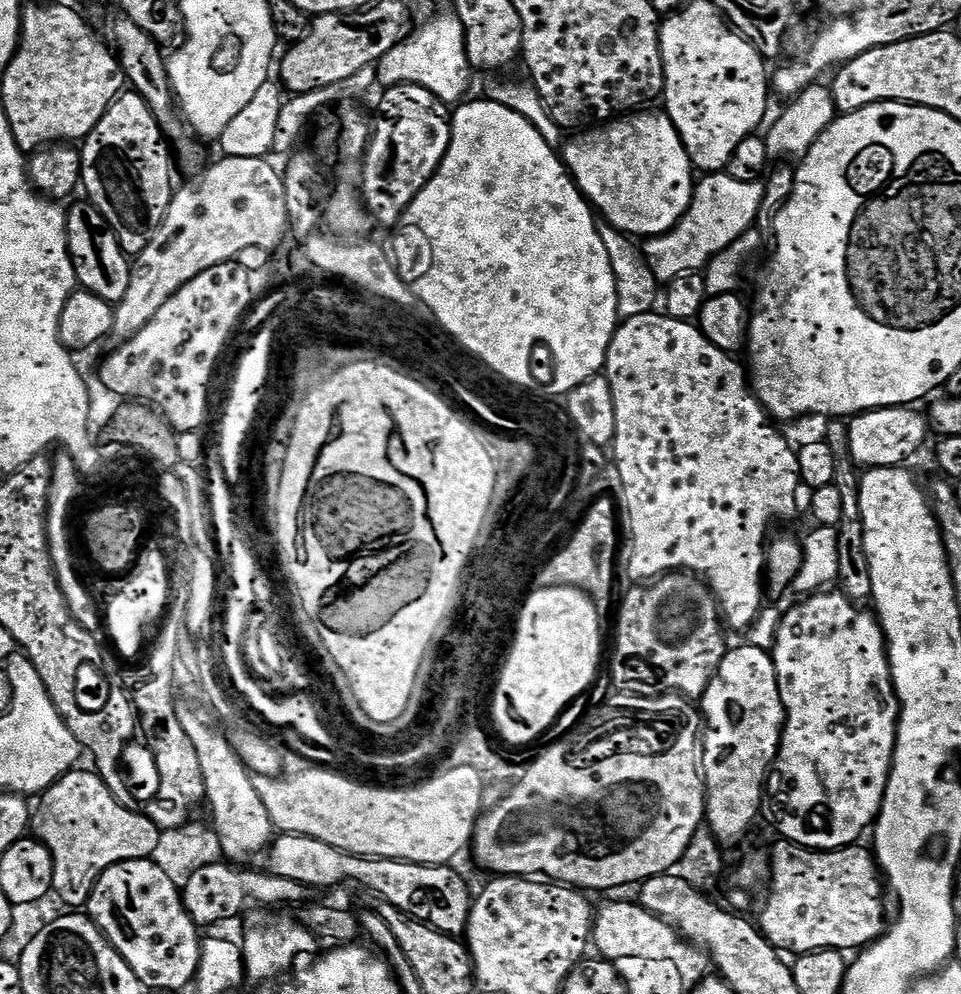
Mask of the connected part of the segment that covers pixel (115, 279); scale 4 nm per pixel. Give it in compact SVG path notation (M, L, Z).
M87 198L80 199L77 199L77 204L72 209L69 207L66 212L68 253L76 271L76 283L83 291L98 294L106 303L115 306L122 298L126 298L126 290L130 286L130 257L122 250L115 227L106 218L102 218L98 206L94 206Z

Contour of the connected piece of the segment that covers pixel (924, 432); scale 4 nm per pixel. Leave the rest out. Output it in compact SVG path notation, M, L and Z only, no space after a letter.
M912 406L875 408L859 413L847 421L850 438L850 455L857 469L898 468L907 465L908 459L923 446L930 433L930 420Z

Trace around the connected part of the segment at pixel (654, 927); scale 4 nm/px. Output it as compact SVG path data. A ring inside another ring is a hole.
M612 900L599 905L594 916L591 943L599 955L609 962L620 958L669 959L678 966L685 978L700 978L705 975L706 956L696 945L688 943L669 921L653 912L647 912L639 902ZM704 972L704 973L703 973Z

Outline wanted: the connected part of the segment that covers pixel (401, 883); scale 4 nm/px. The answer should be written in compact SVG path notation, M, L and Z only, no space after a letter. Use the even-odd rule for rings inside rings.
M294 833L277 835L266 853L266 859L268 859L266 868L269 873L282 878L290 878L291 881L305 884L312 889L332 888L335 884L342 883L343 880L353 880L354 883L369 888L367 891L371 895L382 897L386 902L390 902L390 906L398 906L398 910L402 910L407 916L411 916L418 922L430 925L434 930L457 938L463 937L468 931L468 919L472 910L474 892L468 889L467 882L455 872L455 867L443 864L418 865L384 857L355 856L352 853L335 849L334 846L327 845L318 838Z

